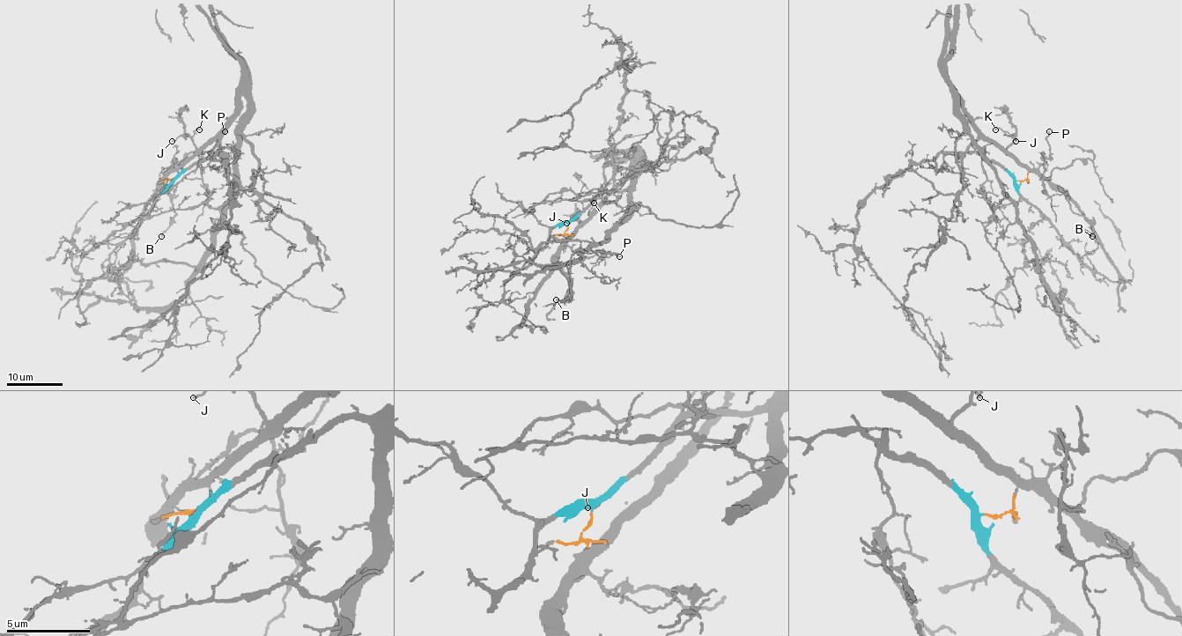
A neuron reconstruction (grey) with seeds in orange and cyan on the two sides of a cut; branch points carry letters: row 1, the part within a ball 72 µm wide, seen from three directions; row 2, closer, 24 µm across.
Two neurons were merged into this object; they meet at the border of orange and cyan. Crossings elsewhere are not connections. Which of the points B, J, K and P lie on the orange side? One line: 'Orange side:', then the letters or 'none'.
Orange side: B, J, K, P

